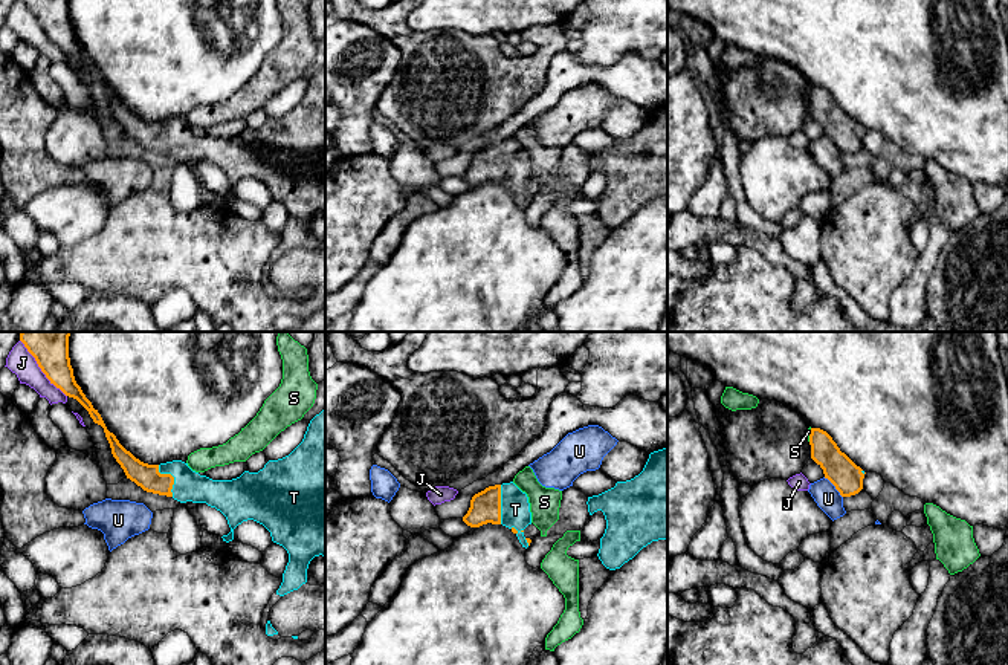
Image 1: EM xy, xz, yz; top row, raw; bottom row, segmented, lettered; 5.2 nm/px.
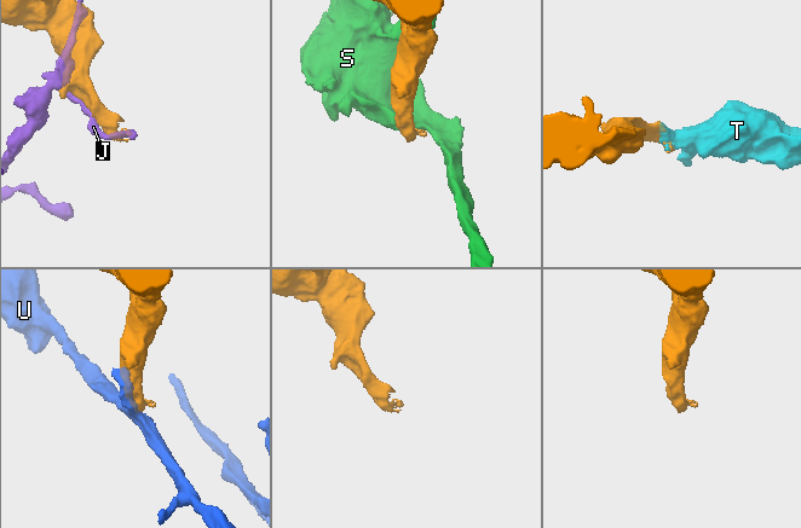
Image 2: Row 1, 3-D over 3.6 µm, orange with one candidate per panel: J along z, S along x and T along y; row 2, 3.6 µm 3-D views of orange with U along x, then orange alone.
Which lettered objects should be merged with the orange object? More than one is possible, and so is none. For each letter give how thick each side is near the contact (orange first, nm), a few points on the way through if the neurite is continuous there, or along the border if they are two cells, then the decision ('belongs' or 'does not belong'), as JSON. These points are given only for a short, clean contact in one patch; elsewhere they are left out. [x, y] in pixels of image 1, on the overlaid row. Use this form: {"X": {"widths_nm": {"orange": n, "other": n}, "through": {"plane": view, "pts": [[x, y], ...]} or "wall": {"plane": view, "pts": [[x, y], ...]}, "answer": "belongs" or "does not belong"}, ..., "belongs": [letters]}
{"J": {"widths_nm": {"orange": 260, "other": 140}, "answer": "does not belong"}, "S": {"widths_nm": {"orange": 160, "other": 20}, "answer": "does not belong"}, "T": {"widths_nm": {"orange": 130, "other": 160}, "through": {"plane": "xy", "pts": [[145, 476], [173, 477], [188, 485]]}, "answer": "belongs"}, "U": {"widths_nm": {"orange": 160, "other": 140}, "answer": "does not belong"}, "belongs": ["T"]}

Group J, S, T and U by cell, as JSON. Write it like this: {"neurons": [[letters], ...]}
{"neurons": [["J"], ["S"], ["T"], ["U"]]}

